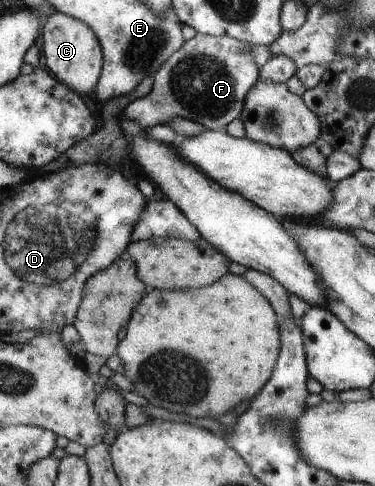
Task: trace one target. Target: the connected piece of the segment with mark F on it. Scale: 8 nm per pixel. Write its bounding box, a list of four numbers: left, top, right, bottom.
[119,35,260,132]

